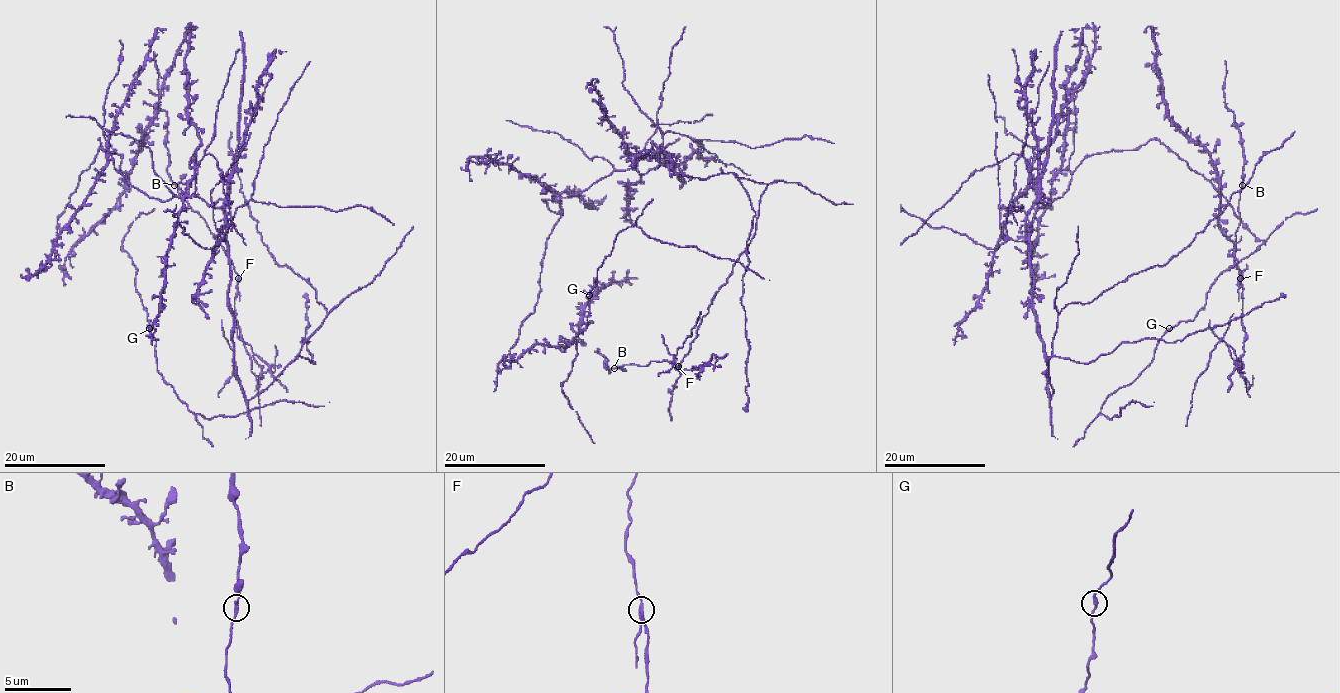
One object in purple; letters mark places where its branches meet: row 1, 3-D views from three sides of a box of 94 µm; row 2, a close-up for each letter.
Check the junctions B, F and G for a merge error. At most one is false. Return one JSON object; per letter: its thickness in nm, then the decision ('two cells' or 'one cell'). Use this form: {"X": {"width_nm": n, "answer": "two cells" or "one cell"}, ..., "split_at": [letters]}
{"B": {"width_nm": 280, "answer": "one cell"}, "F": {"width_nm": 240, "answer": "two cells"}, "G": {"width_nm": 240, "answer": "one cell"}, "split_at": ["F"]}

